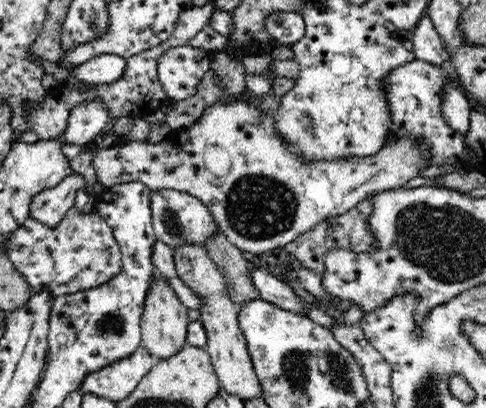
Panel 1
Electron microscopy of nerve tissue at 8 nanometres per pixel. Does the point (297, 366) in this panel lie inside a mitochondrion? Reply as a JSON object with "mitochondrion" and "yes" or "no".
{"mitochondrion":"yes"}

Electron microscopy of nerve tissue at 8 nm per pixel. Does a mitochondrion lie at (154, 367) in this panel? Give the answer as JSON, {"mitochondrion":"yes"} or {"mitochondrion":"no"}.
{"mitochondrion":"no"}

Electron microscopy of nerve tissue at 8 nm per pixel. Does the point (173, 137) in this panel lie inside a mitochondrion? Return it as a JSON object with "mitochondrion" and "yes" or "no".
{"mitochondrion":"no"}

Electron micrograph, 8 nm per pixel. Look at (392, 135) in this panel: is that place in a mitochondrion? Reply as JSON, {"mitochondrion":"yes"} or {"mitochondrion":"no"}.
{"mitochondrion":"no"}

